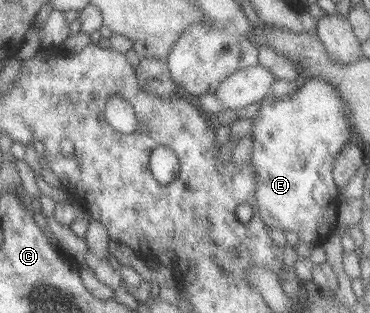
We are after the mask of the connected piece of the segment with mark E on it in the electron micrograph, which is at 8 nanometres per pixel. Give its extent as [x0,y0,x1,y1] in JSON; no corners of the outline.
[249,78,353,247]

